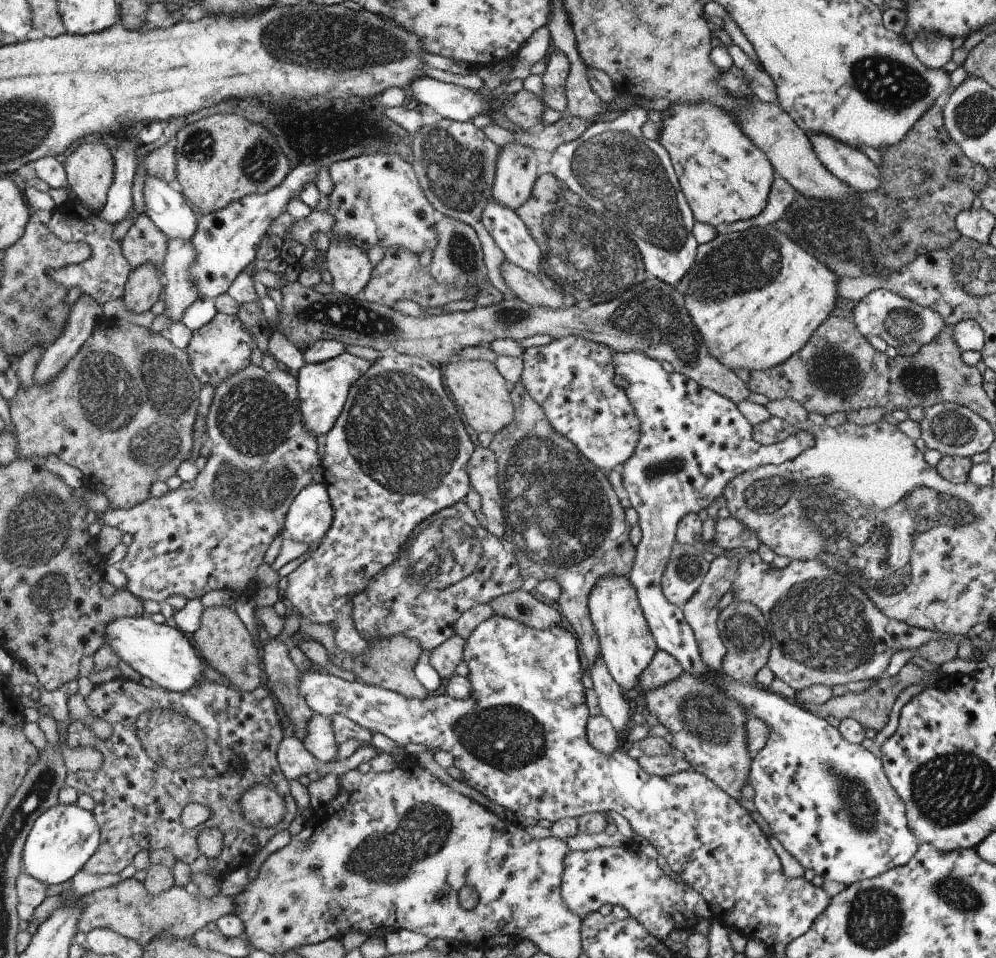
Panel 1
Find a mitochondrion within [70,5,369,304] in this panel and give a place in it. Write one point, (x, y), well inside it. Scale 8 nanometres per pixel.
(261, 159)

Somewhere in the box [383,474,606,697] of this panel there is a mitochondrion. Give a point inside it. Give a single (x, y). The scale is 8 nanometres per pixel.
(447, 553)

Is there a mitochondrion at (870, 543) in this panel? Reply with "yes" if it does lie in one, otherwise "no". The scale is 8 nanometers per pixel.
yes

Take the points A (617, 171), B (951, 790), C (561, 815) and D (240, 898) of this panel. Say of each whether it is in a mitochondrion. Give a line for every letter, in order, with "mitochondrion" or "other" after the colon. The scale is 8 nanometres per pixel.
A: mitochondrion
B: mitochondrion
C: other
D: other

